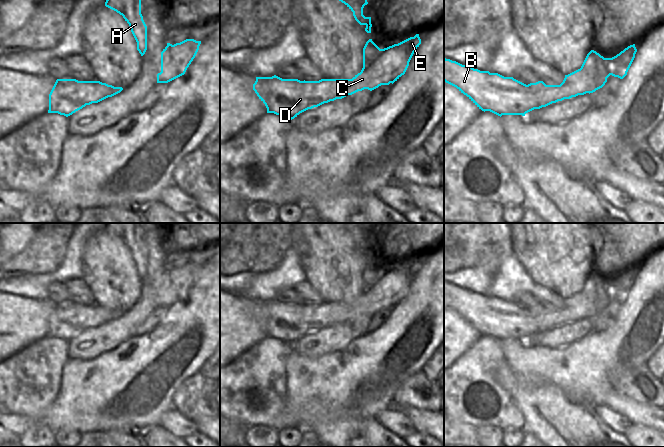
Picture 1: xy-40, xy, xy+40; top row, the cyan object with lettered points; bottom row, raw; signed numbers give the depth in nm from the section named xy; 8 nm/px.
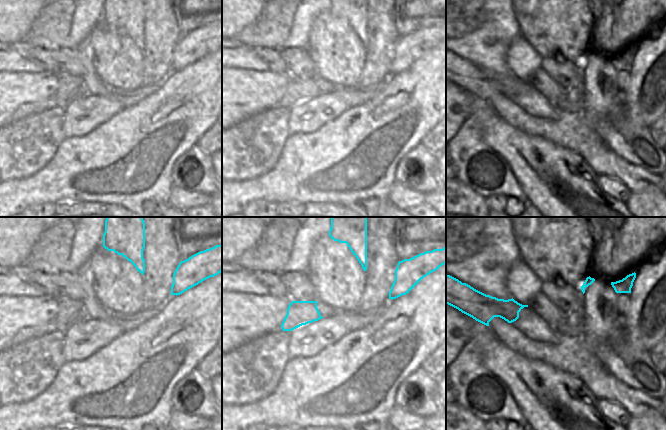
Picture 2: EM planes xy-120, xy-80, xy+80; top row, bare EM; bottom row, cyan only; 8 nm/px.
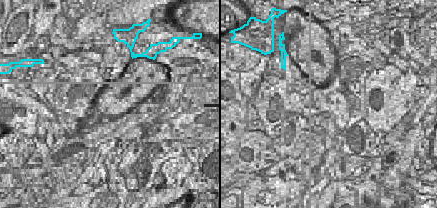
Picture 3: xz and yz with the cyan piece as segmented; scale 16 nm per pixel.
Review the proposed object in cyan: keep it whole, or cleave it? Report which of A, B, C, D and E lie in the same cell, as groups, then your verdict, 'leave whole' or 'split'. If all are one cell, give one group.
A B C D E | leave whole

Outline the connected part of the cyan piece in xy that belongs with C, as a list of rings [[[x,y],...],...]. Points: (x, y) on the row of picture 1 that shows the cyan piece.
[[[419,34],[384,49],[369,39],[363,48],[363,68],[352,79],[300,81],[274,75],[256,77],[253,90],[265,104],[267,113],[292,120],[300,113],[324,103],[364,89],[372,91],[381,85],[393,84],[405,74],[420,44]]]

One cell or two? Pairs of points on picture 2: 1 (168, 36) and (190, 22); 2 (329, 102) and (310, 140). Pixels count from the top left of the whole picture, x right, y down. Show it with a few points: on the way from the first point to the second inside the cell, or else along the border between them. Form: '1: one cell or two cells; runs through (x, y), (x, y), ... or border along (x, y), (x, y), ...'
1: two cells; border along (179, 13), (179, 33), (181, 36)
2: two cells; border along (335, 118), (311, 132), (292, 134)

